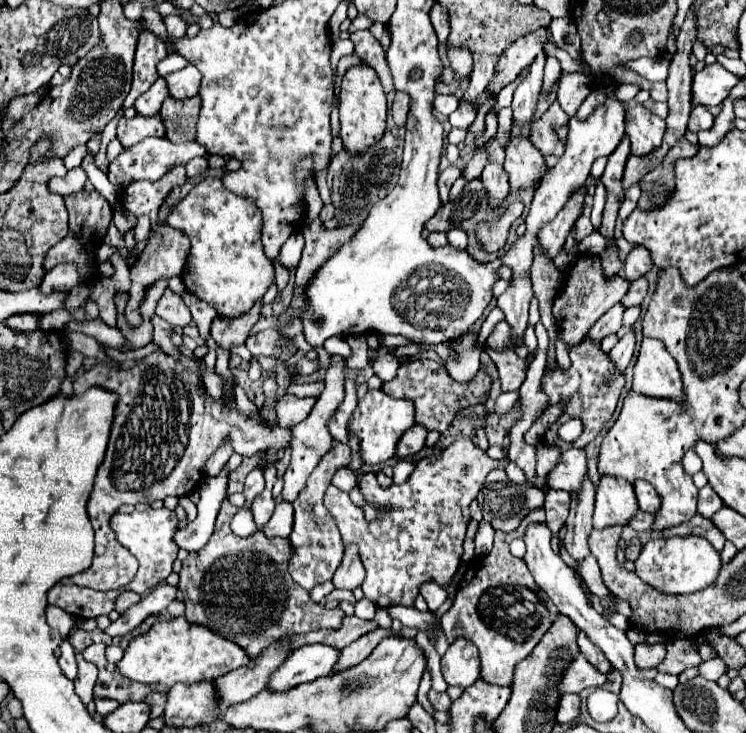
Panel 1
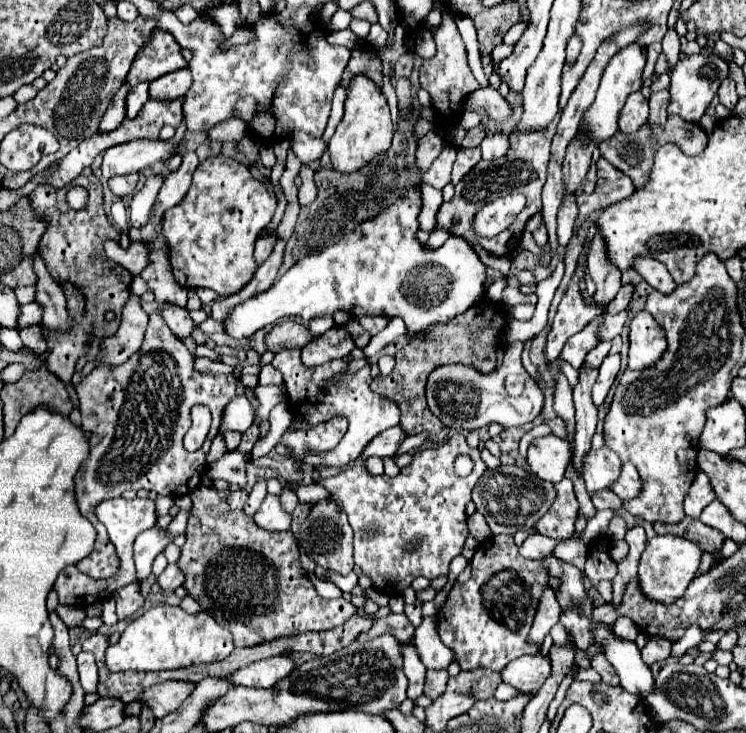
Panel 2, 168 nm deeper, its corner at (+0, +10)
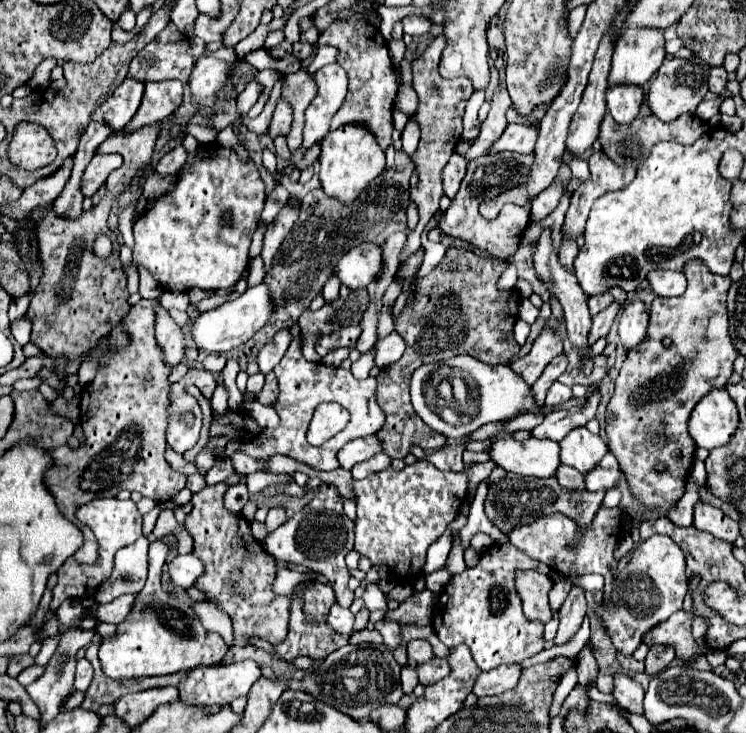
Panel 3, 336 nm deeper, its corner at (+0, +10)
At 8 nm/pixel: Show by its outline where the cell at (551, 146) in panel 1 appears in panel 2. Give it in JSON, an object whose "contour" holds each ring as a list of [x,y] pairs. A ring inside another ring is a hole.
{"contour":[[[559,110],[555,120],[551,120],[551,124],[547,128],[543,128],[543,132],[517,132],[509,136],[509,152],[505,158],[501,160],[493,160],[493,162],[485,162],[481,160],[475,168],[471,168],[471,172],[467,172],[467,176],[463,176],[463,180],[459,180],[459,184],[455,186],[455,196],[449,202],[443,202],[439,212],[437,212],[437,228],[447,228],[451,234],[461,236],[469,242],[477,242],[483,250],[487,250],[489,254],[495,256],[507,256],[513,250],[517,250],[521,236],[523,236],[523,228],[527,221],[537,212],[541,212],[541,188],[545,184],[545,176],[547,176],[547,164],[549,164],[549,156],[551,156],[551,136],[555,136],[555,124],[559,122],[559,116],[563,112]],[[511,192],[521,192],[525,194],[525,208],[517,215],[516,221],[501,232],[497,238],[485,240],[473,234],[471,230],[471,220],[473,216],[481,210],[481,206],[485,206],[487,202],[499,198],[499,196],[507,196]]]}

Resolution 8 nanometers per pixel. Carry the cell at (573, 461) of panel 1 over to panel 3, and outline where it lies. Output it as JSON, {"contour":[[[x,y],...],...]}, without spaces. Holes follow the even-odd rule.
{"contour":[[[507,436],[495,438],[485,452],[497,468],[517,476],[549,478],[559,466],[559,444],[553,440],[523,440],[517,442]]]}

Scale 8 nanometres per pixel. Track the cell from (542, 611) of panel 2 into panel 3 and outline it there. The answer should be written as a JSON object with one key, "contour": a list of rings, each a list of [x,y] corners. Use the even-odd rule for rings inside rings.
{"contour":[[[527,570],[515,572],[515,588],[523,602],[523,612],[529,620],[541,620],[543,624],[551,620],[553,612],[549,608],[547,592],[551,590],[553,580],[547,574]]]}

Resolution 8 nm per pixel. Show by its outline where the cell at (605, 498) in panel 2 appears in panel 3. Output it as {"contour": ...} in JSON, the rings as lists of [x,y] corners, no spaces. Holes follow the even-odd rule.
{"contour":[[[559,464],[559,468],[555,470],[555,476],[557,476],[559,484],[563,488],[567,488],[567,490],[585,490],[583,474],[581,472],[575,472],[575,468],[571,468],[571,466]]]}

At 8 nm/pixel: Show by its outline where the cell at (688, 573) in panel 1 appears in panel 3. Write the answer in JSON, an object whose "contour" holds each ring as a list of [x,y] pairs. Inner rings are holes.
{"contour":[[[651,536],[633,550],[627,564],[615,574],[615,590],[609,594],[613,606],[601,600],[595,606],[595,616],[603,622],[615,650],[623,656],[631,656],[639,648],[641,638],[655,628],[655,624],[661,624],[661,620],[681,610],[685,594],[687,576],[683,550],[667,536]]]}

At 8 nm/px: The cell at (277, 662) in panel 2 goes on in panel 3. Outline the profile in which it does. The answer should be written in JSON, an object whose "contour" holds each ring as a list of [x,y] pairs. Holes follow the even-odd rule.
{"contour":[[[243,660],[229,666],[209,666],[209,668],[193,668],[185,680],[179,682],[179,700],[187,706],[209,706],[209,704],[229,704],[237,696],[245,696],[253,682],[261,676],[259,666],[253,660]]]}

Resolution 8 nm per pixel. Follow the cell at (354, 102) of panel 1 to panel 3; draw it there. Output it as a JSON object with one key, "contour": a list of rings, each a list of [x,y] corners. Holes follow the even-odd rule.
{"contour":[[[347,124],[325,136],[321,142],[319,162],[319,182],[323,192],[335,200],[341,200],[341,204],[353,204],[359,194],[383,172],[385,152],[379,148],[375,136],[367,128],[359,124]]]}

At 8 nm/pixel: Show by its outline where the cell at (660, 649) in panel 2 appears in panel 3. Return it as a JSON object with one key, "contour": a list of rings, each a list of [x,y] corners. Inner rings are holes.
{"contour":[[[651,646],[649,654],[645,658],[645,672],[649,676],[659,674],[663,668],[667,668],[675,660],[675,652],[669,646]]]}

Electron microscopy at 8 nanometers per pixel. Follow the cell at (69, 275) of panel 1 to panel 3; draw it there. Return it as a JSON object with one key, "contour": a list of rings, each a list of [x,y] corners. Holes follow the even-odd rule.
{"contour":[[[21,296],[19,300],[17,300],[17,298],[11,300],[11,306],[9,306],[9,320],[11,320],[11,322],[17,322],[19,318],[25,316],[25,312],[27,312],[27,302],[29,302],[29,296]]]}

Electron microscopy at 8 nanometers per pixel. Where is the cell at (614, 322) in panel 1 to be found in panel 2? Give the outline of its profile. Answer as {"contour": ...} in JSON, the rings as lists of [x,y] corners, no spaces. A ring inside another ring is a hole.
{"contour":[[[601,314],[599,318],[591,320],[591,324],[587,324],[585,330],[577,332],[563,348],[561,358],[567,360],[573,368],[581,368],[587,352],[591,352],[597,344],[599,344],[599,328],[603,326],[603,318],[605,314]]]}

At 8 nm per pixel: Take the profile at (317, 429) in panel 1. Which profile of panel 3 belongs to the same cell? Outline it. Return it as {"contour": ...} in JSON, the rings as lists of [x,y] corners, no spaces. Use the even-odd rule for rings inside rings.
{"contour":[[[271,508],[269,514],[267,514],[267,520],[265,520],[267,534],[271,534],[275,528],[279,528],[285,520],[287,520],[287,518],[285,518],[285,510],[283,510],[283,508]]]}

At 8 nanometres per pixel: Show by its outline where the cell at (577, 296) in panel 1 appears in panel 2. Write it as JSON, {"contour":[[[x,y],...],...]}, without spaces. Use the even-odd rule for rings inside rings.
{"contour":[[[577,266],[577,270],[575,270],[575,274],[573,274],[573,278],[571,278],[571,282],[569,282],[565,294],[563,294],[563,300],[557,308],[551,330],[547,334],[545,356],[547,356],[549,362],[553,362],[561,354],[565,342],[573,334],[583,330],[595,316],[603,314],[605,308],[607,308],[607,304],[585,302],[581,288],[579,288],[581,282],[585,282],[585,272],[583,272],[581,266]]]}

